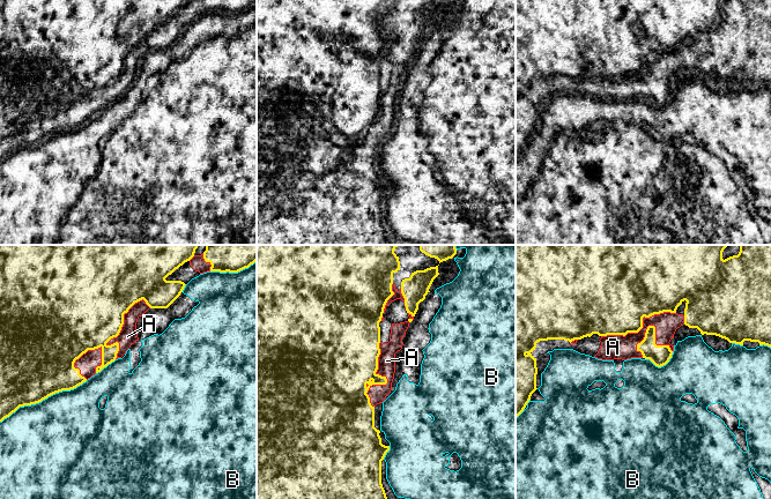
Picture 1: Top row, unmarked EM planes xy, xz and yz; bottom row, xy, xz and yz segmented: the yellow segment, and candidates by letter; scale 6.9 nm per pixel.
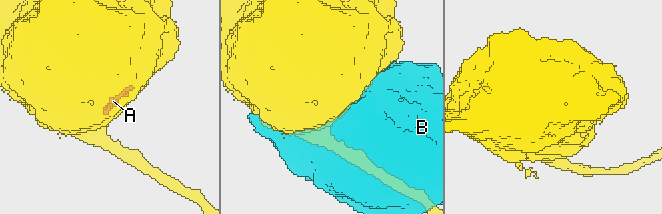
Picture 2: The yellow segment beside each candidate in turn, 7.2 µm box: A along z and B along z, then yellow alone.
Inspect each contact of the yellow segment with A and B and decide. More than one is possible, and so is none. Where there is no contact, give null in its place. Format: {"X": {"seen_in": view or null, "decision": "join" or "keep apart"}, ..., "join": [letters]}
{"A": {"seen_in": "xz", "decision": "join"}, "B": {"seen_in": "xy", "decision": "keep apart"}, "join": ["A"]}

